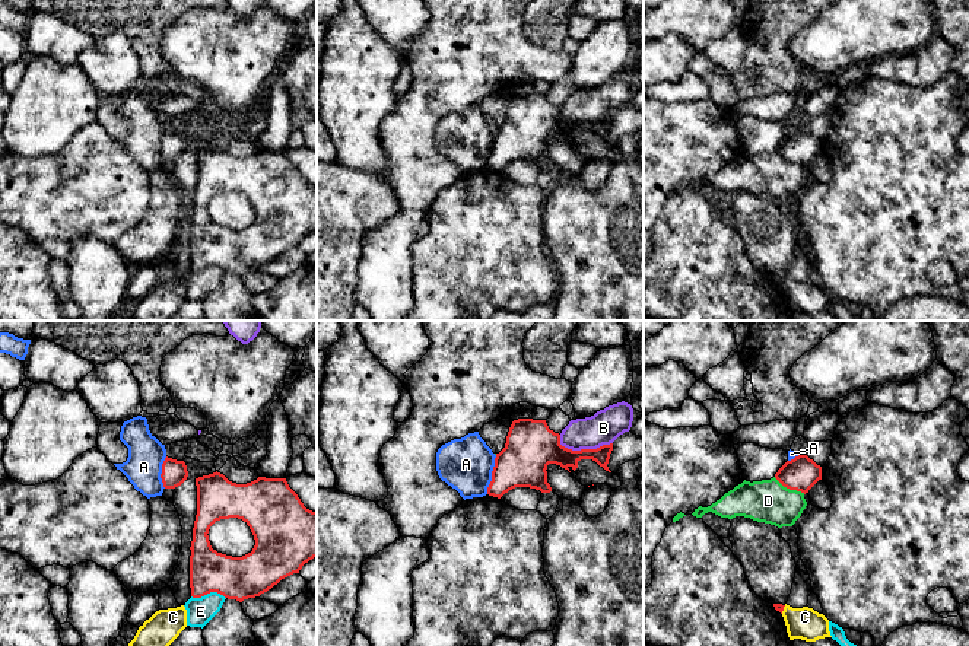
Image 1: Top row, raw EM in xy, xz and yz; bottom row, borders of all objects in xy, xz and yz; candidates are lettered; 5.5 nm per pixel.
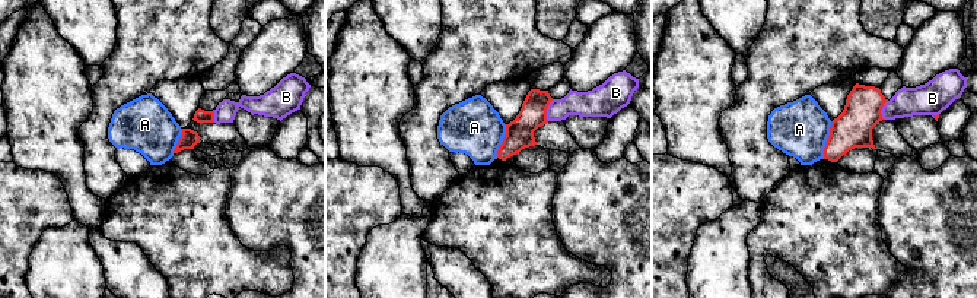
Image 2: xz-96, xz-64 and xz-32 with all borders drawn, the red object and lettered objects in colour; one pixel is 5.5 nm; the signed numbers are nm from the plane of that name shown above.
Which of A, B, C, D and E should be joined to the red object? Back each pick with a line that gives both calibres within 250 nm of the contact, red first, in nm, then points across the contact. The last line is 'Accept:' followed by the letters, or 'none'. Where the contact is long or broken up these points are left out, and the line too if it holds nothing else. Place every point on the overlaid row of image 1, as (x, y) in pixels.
Accept: none

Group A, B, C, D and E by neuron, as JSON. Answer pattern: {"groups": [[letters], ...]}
{"groups": [["A"], ["B"], ["C"], ["D"], ["E"]]}

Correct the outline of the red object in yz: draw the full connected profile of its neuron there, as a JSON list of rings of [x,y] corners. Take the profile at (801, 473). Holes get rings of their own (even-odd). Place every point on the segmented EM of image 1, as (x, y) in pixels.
[[[798,455],[787,461],[775,474],[775,478],[787,489],[808,493],[822,480],[822,467],[807,455]]]

